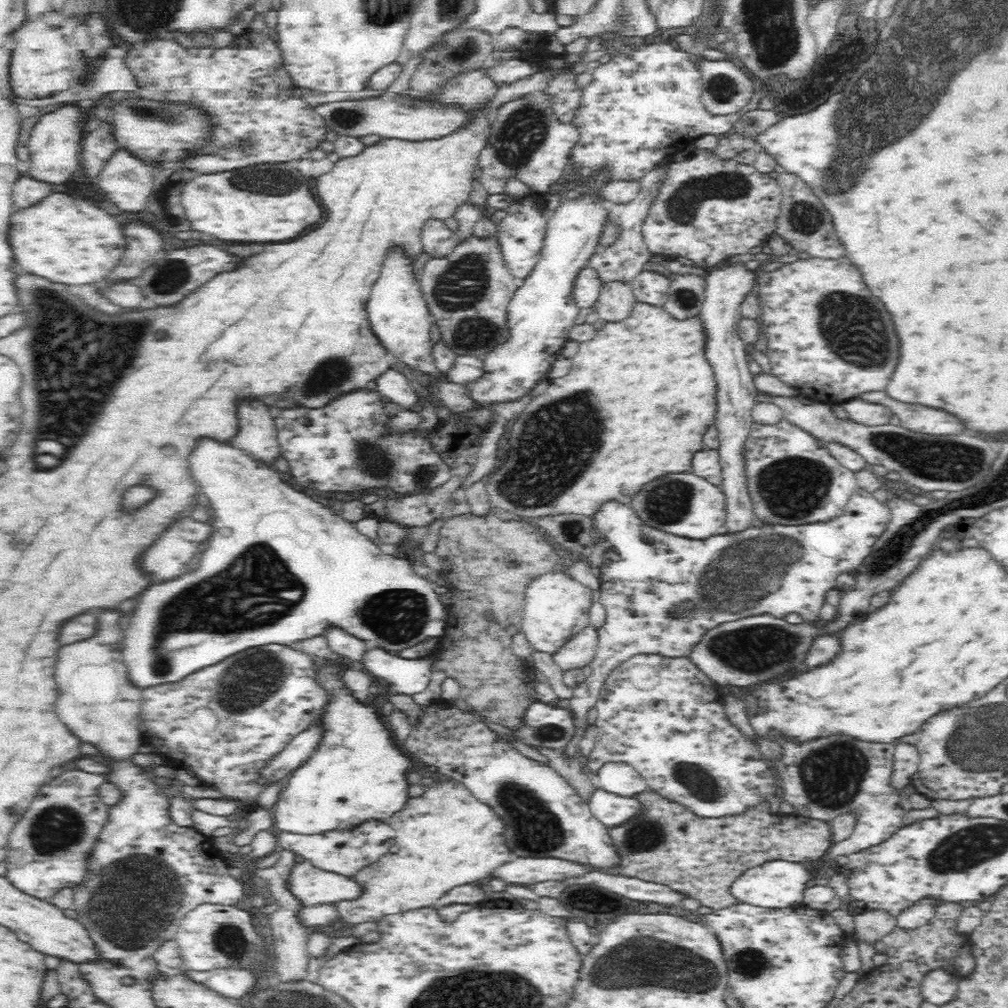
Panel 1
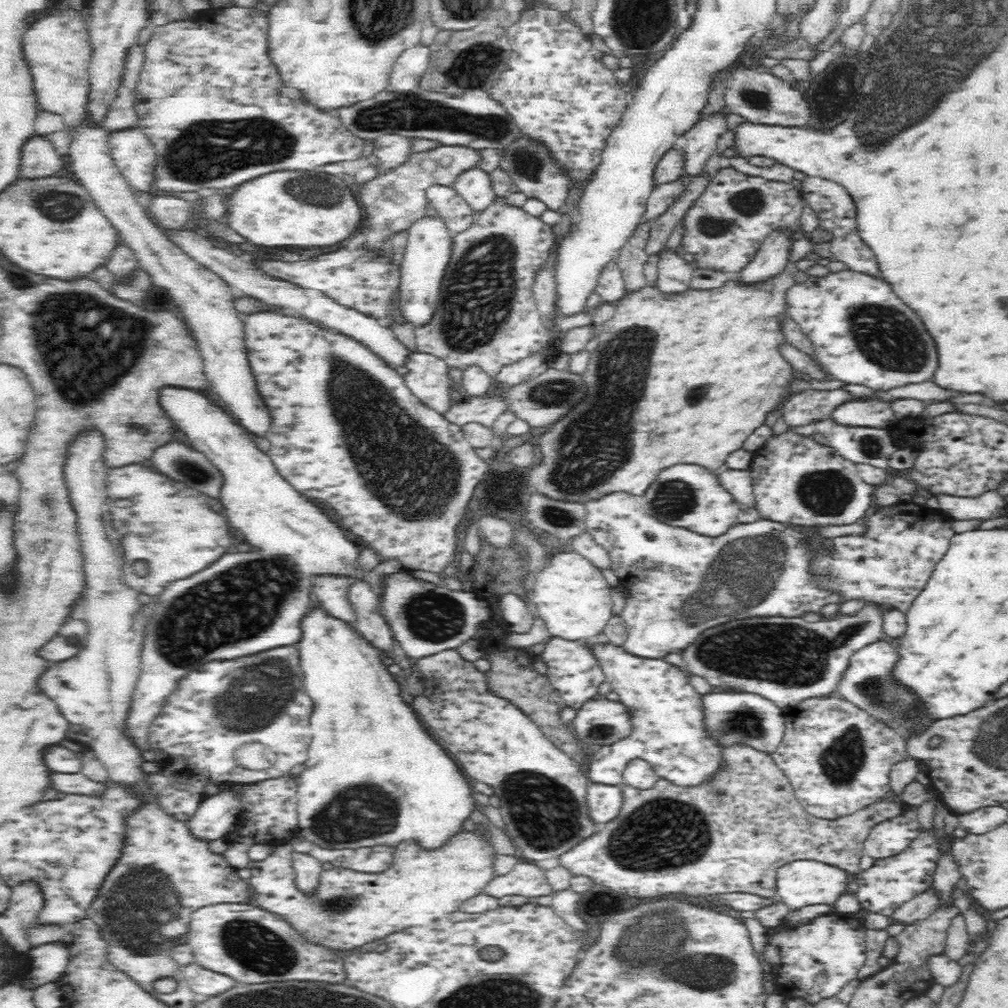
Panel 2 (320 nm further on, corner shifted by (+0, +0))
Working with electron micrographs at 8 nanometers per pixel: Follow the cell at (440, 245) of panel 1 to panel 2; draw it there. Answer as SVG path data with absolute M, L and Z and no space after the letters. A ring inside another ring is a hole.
M432 186L427 190L427 200L438 212L437 217L443 220L446 230L449 230L452 236L472 224L474 212L454 188Z

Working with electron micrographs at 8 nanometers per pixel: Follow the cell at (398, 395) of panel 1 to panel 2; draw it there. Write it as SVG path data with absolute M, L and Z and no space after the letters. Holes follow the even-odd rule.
M420 353L408 354L403 364L406 372L401 375L406 388L426 407L443 414L454 402L450 399L448 366L441 358Z

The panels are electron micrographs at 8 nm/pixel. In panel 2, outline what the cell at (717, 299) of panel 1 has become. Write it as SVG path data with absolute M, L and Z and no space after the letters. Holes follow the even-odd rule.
M778 230L767 238L756 254L738 272L735 281L742 286L766 282L785 269L792 249L792 233Z

